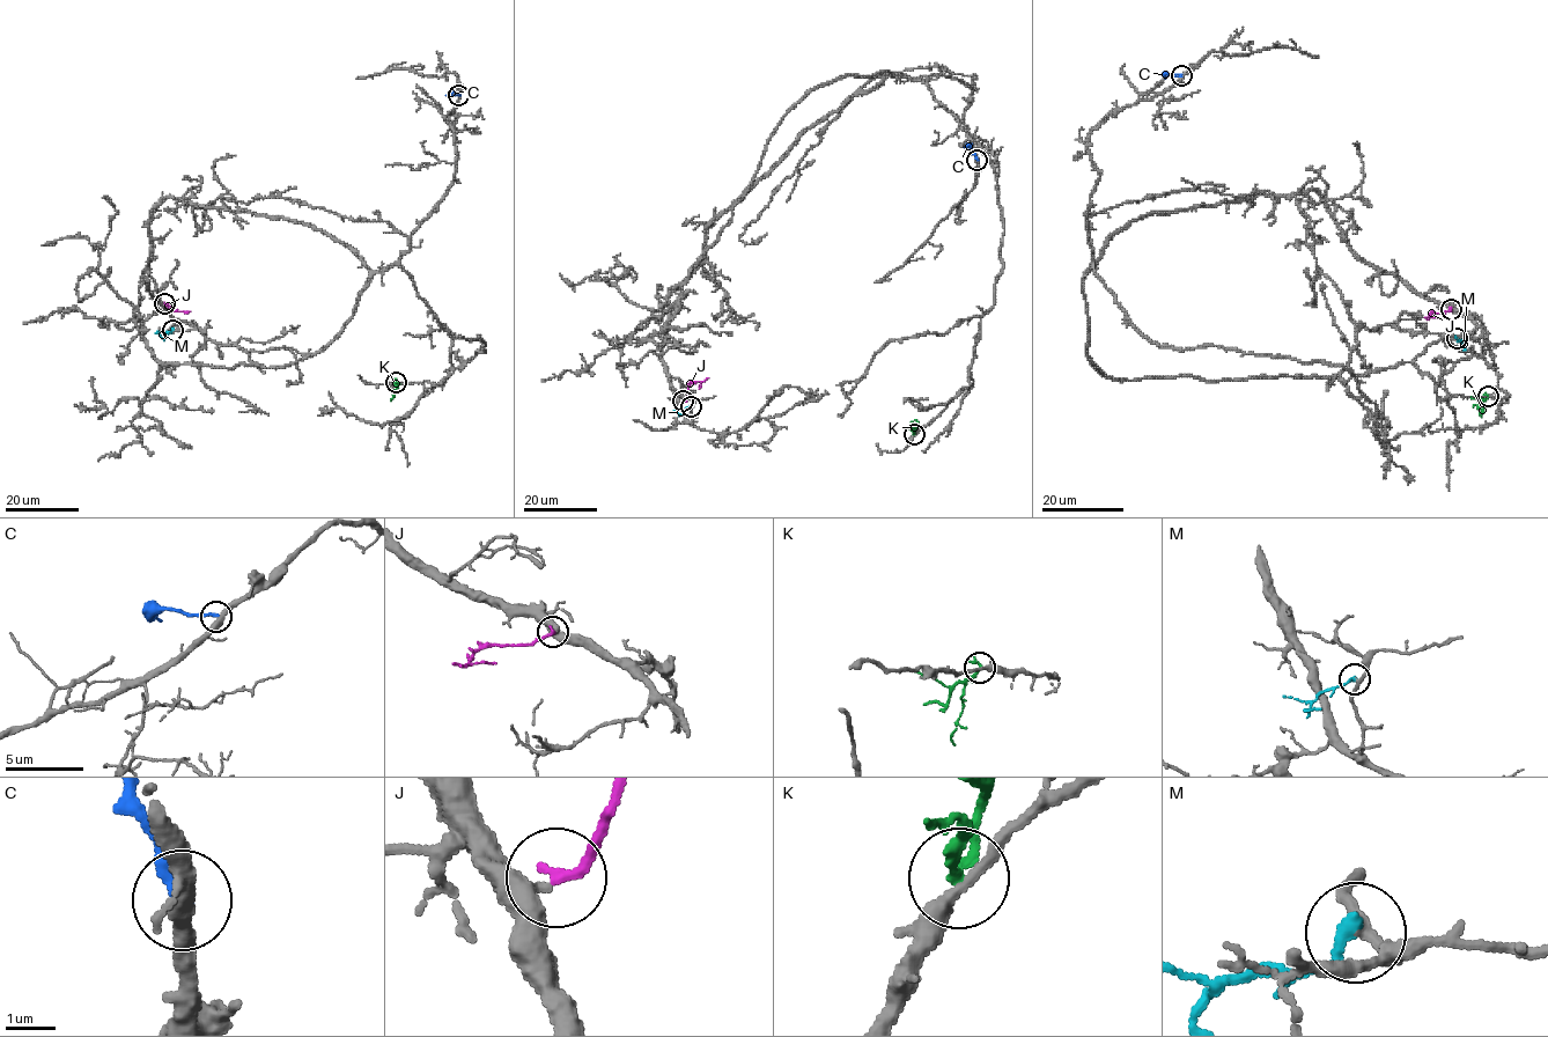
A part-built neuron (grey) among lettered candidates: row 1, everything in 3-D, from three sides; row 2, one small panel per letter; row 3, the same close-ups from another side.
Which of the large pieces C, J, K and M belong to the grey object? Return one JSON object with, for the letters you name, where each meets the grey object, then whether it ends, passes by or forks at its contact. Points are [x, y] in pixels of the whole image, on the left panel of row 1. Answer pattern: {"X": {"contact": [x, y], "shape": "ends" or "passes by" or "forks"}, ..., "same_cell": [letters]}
{"J": {"contact": [164, 303], "shape": "ends"}, "same_cell": ["J"]}

